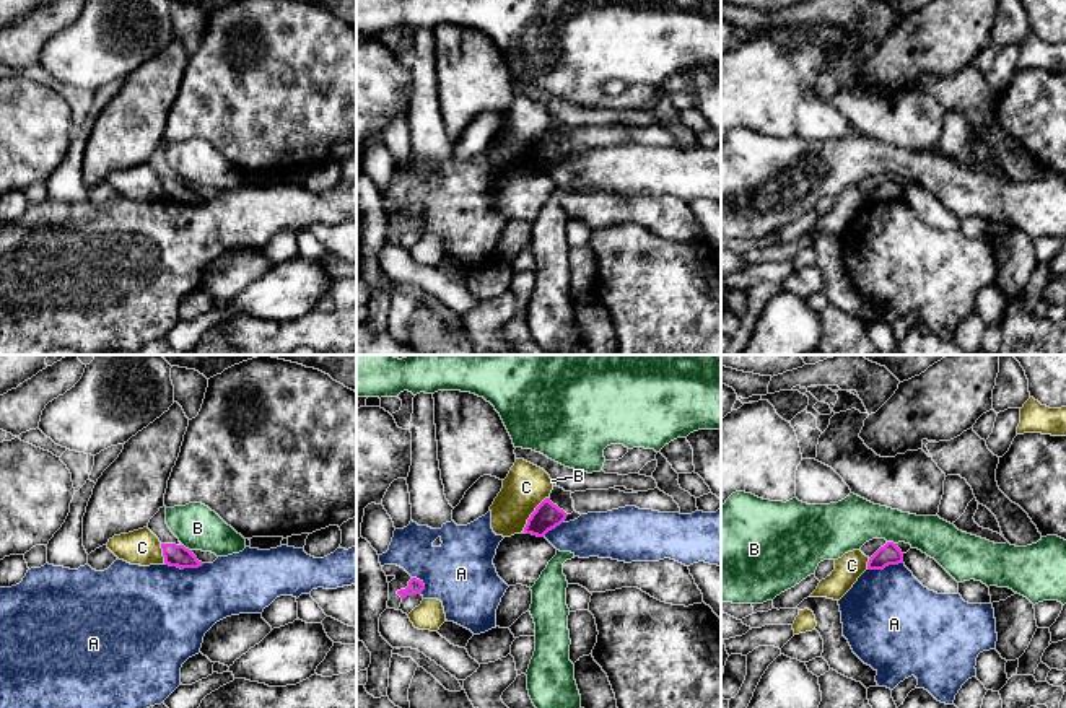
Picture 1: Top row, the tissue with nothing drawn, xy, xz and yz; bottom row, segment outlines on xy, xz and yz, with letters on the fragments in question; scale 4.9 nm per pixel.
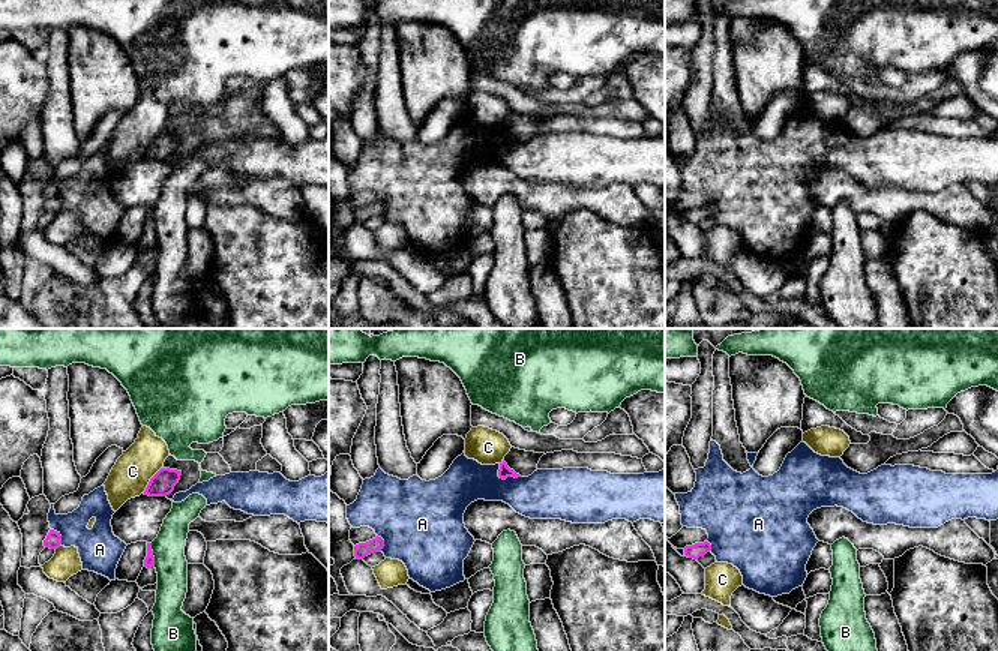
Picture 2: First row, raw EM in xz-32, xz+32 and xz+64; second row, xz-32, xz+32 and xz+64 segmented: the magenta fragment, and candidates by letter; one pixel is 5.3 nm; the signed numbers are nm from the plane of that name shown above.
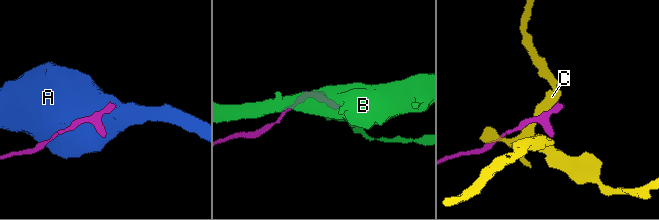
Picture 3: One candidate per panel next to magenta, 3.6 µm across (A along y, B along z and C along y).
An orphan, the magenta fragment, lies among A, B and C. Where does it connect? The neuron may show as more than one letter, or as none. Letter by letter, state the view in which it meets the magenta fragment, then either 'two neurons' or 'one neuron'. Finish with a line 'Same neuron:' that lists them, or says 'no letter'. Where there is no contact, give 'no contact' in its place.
A: contact in xy; two neurons
B: contact in xy; two neurons
C: contact in xz; two neurons
Same neuron: no letter

